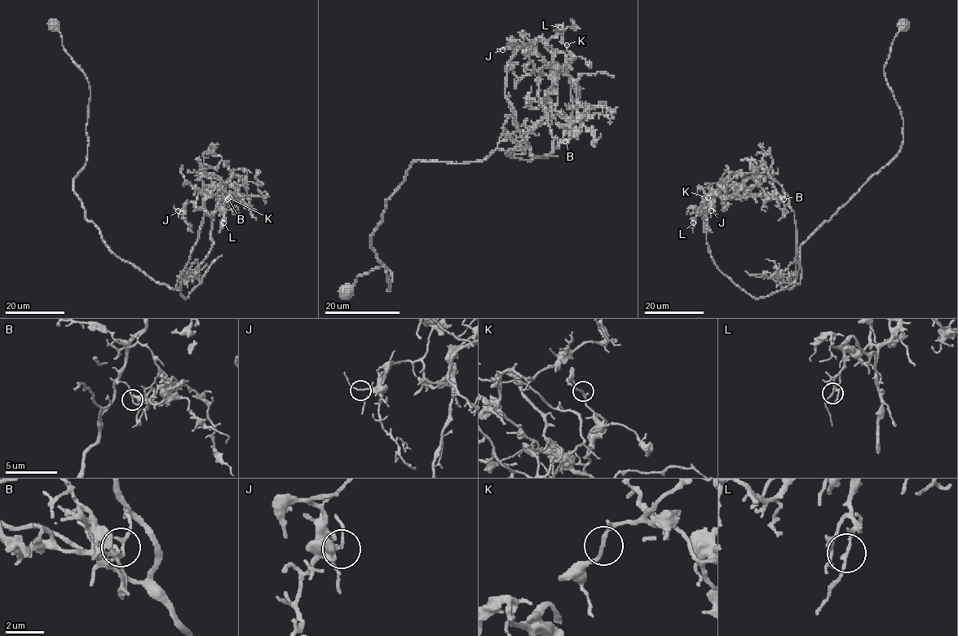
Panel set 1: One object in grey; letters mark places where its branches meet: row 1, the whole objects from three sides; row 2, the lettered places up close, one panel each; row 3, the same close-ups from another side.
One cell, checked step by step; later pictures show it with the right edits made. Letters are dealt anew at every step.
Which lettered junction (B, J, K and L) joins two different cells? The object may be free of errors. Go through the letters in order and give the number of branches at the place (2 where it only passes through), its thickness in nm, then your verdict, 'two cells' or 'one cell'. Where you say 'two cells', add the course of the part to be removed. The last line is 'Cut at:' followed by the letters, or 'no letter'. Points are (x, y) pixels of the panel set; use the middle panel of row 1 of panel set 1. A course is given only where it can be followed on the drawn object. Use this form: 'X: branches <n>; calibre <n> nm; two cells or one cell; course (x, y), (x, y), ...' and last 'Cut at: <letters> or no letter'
B: branches 2; calibre 160 nm; two cells; course (564, 140), (577, 112), (576, 87), (536, 38), (520, 46), (507, 65), (505, 95), (532, 155), (557, 156)
J: branches 2; calibre 160 nm; one cell
K: branches 2; calibre 180 nm; one cell
L: branches 2; calibre 150 nm; one cell
Cut at: B

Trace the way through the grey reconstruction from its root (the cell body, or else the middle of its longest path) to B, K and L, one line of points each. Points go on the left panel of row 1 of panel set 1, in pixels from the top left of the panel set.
B: (54, 27), (90, 90), (87, 160), (73, 192), (112, 252), (178, 289), (209, 253), (213, 214), (227, 199)
K: (54, 27), (90, 90), (87, 160), (73, 192), (112, 252), (178, 289), (213, 244), (232, 170), (229, 197)
L: (54, 27), (89, 85), (73, 192), (105, 245), (169, 288), (197, 277), (187, 298), (203, 214), (223, 223)

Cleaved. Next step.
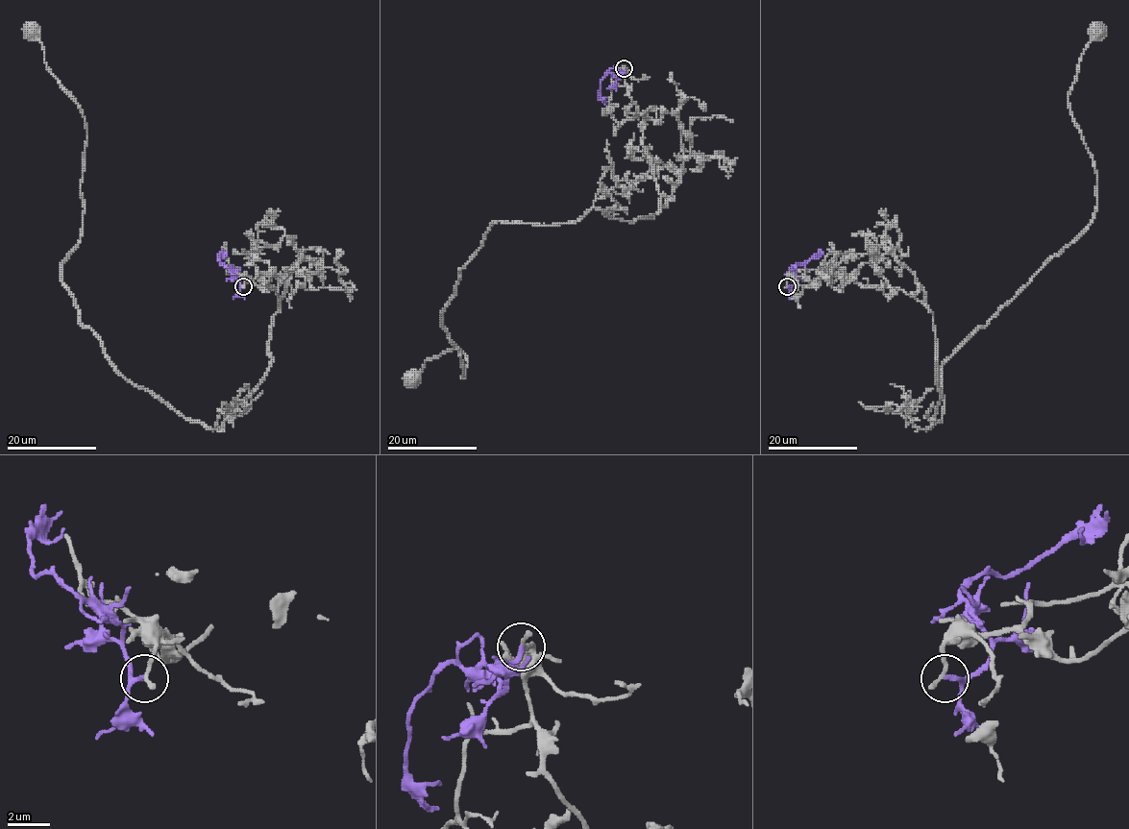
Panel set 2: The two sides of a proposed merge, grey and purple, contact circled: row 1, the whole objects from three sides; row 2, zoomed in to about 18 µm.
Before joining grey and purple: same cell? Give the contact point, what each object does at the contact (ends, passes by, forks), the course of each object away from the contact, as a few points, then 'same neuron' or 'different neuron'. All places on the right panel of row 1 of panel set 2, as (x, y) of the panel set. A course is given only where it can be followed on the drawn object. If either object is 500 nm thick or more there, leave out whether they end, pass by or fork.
(787, 286) | grey ends | purple ends | grey via (787, 286), (836, 274), (928, 308), (939, 422), (941, 367), (1091, 222), (1068, 92), (1097, 34) | purple via (787, 286), (797, 282), (791, 270), (822, 251) | different neuron

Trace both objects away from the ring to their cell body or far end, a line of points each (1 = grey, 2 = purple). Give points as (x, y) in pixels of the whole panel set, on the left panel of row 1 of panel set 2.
1: (244, 286), (263, 274), (280, 296), (272, 362), (217, 428), (109, 362), (62, 281), (86, 123), (33, 34)
2: (242, 286), (238, 276), (219, 263), (219, 257), (226, 251)

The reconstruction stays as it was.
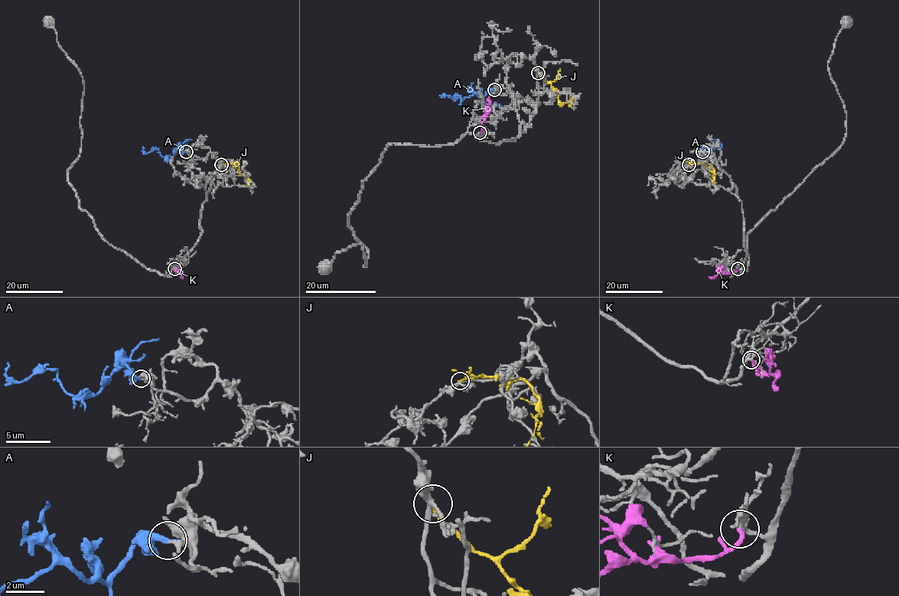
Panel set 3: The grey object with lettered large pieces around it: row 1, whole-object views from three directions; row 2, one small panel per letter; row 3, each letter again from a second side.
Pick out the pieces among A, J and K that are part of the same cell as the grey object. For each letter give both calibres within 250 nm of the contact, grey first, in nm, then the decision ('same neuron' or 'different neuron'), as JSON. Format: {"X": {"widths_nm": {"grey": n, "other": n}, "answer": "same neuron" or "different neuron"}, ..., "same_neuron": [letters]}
{"A": {"widths_nm": {"grey": 320, "other": 280}, "answer": "same neuron"}, "J": {"widths_nm": {"grey": 220, "other": 180}, "answer": "different neuron"}, "K": {"widths_nm": {"grey": 240, "other": 240}, "answer": "different neuron"}, "same_neuron": ["A"]}

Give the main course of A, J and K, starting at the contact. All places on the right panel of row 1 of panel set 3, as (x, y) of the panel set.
A: (702, 152), (701, 148), (708, 151), (708, 157), (711, 154), (711, 150), (708, 149), (708, 153), (709, 147)
J: (689, 164), (708, 164), (712, 167), (713, 177), (709, 186)
K: (737, 268), (734, 272), (709, 277)

